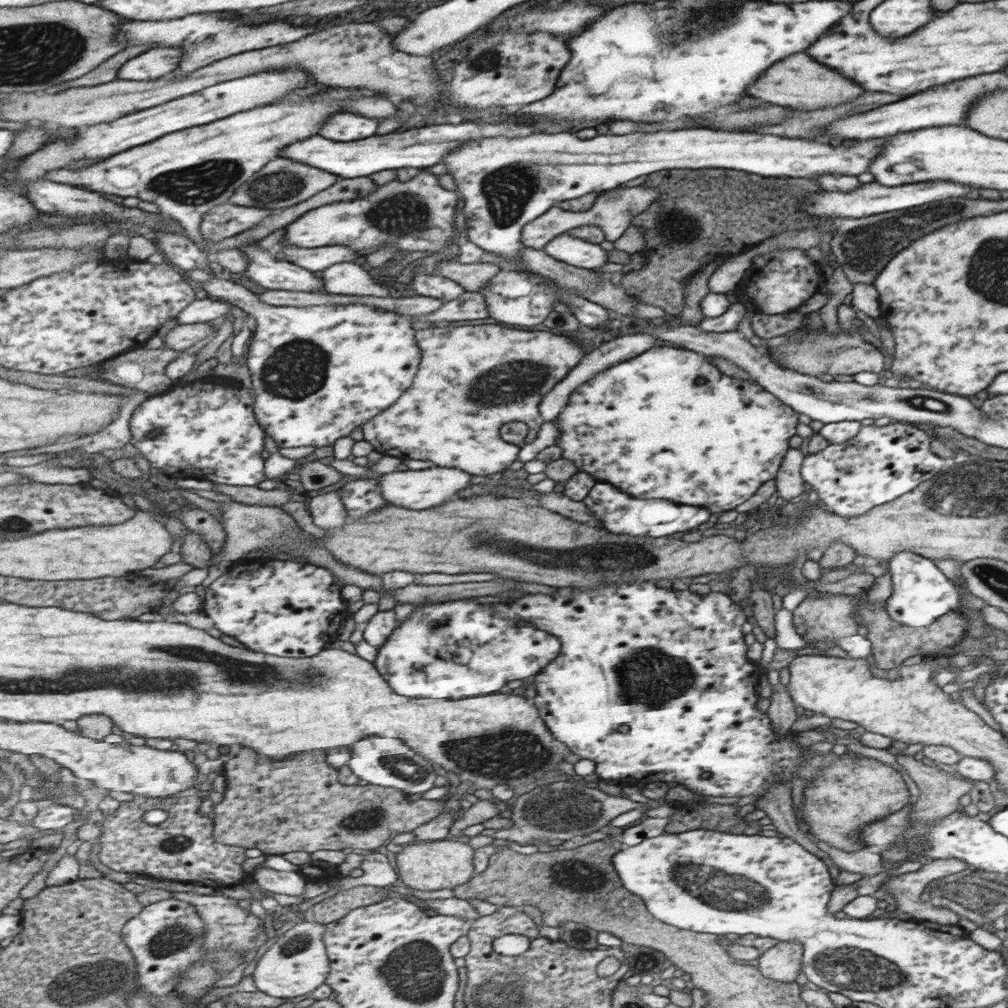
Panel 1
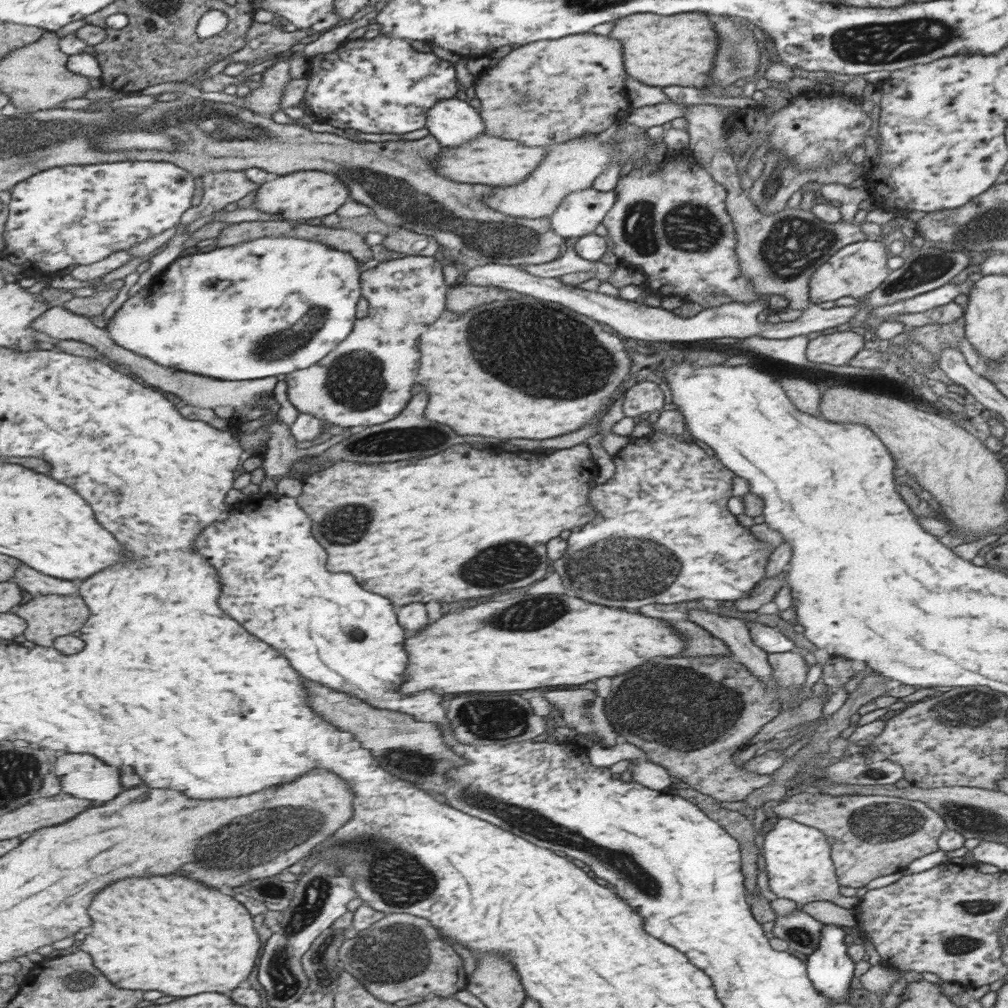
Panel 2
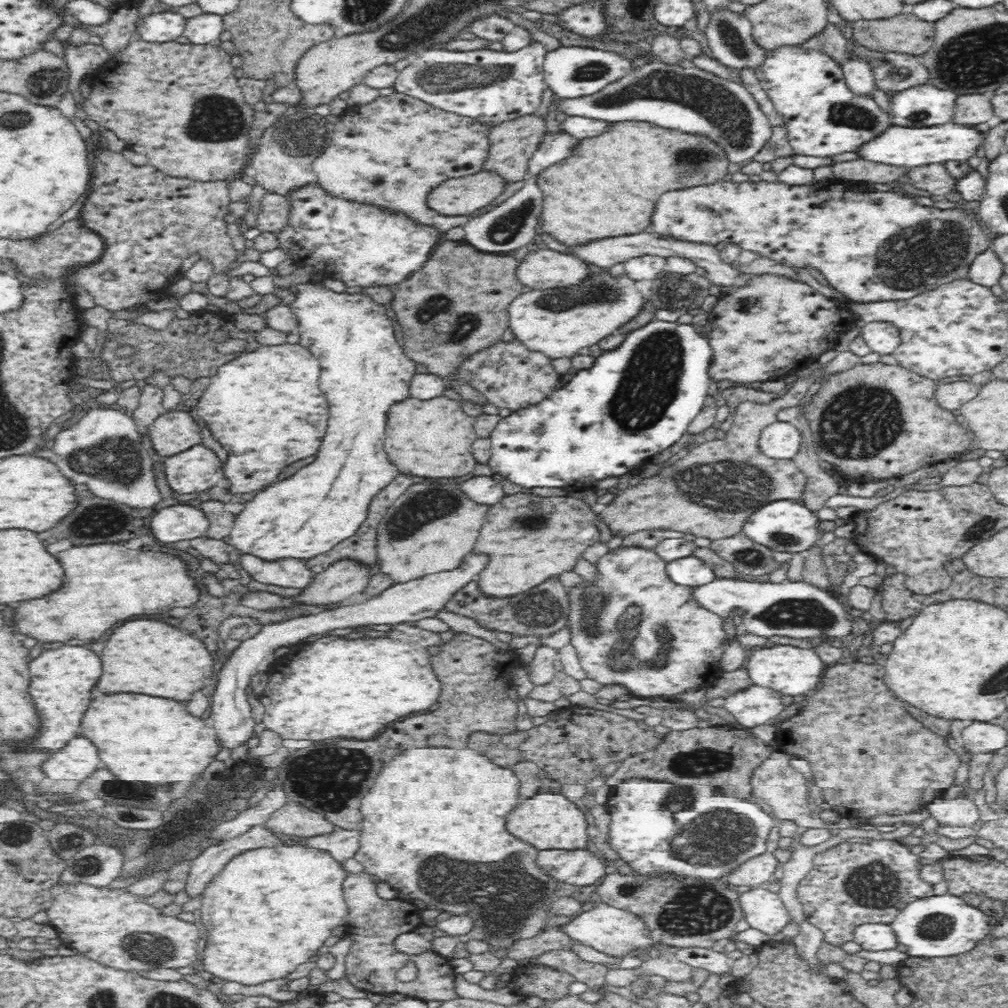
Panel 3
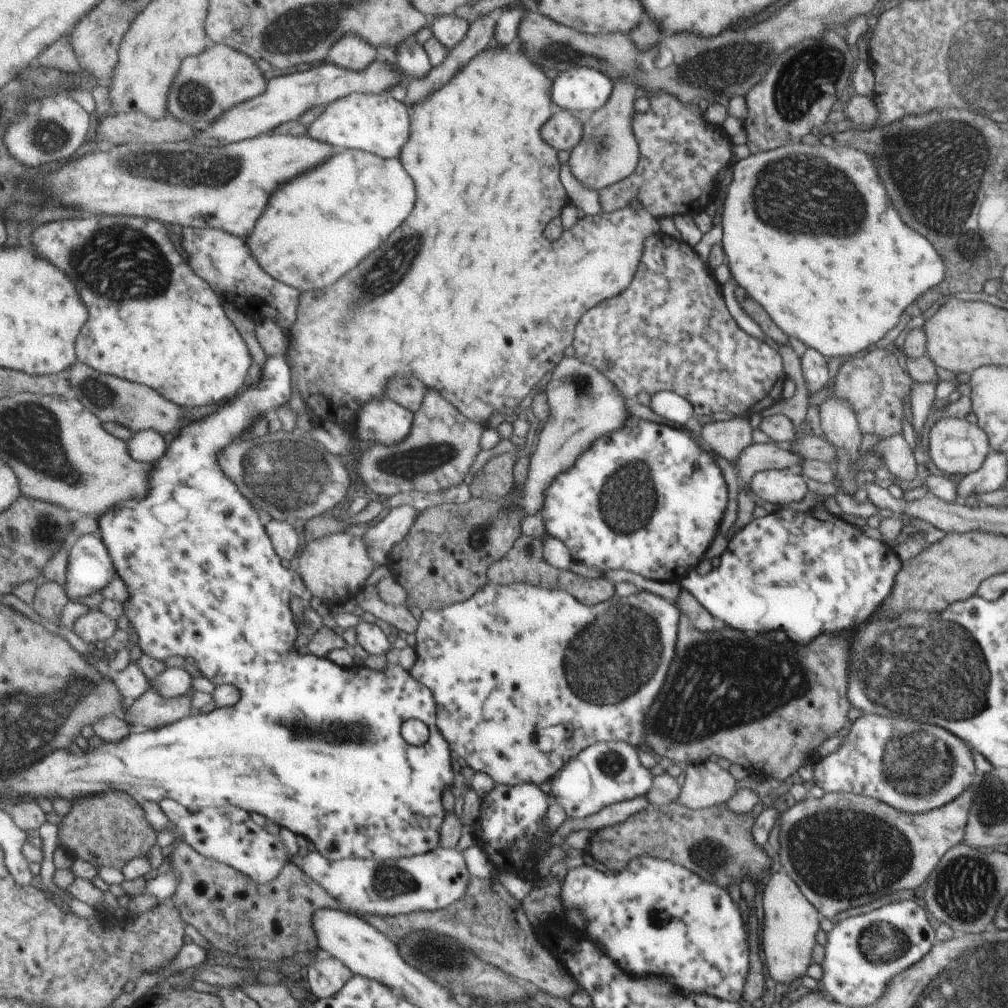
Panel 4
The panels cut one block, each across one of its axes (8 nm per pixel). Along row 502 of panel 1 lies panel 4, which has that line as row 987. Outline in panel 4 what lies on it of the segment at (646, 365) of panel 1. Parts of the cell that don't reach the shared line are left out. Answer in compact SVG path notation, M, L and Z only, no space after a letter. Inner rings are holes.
M633 856L624 866L623 870L616 870L613 875L603 874L599 870L582 864L569 868L566 870L566 874L561 882L561 894L560 899L562 902L563 912L566 908L579 908L585 914L587 919L586 934L588 939L593 940L595 944L599 942L601 944L602 953L605 953L607 957L621 969L623 972L629 972L633 976L645 976L645 974L663 974L667 976L667 980L679 988L679 990L685 990L685 992L705 992L705 994L711 994L715 998L721 998L721 1000L737 1001L739 994L741 994L741 986L743 986L743 980L745 980L745 974L747 974L747 938L745 938L745 932L743 932L743 918L741 918L741 908L737 908L733 904L733 900L729 898L729 894L713 884L707 884L705 880L693 876L692 872L687 872L685 868L681 868L681 865L677 865L669 860L657 859L655 857L645 856Z

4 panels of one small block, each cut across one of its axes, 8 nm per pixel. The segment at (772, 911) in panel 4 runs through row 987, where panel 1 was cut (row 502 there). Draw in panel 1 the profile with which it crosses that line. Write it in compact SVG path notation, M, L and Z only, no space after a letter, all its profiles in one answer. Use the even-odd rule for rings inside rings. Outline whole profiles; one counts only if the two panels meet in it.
M789 448L786 452L774 480L779 503L793 501L803 492L804 480L801 478L800 469L804 458L799 449Z

